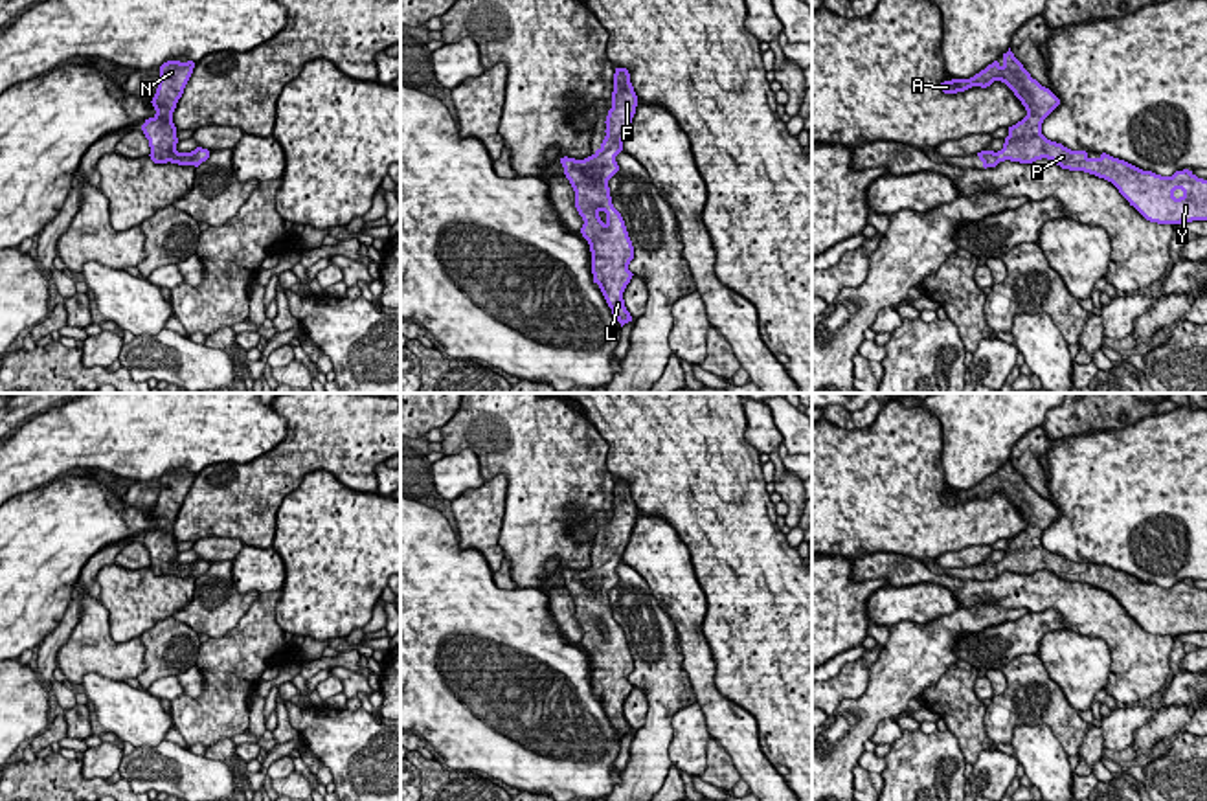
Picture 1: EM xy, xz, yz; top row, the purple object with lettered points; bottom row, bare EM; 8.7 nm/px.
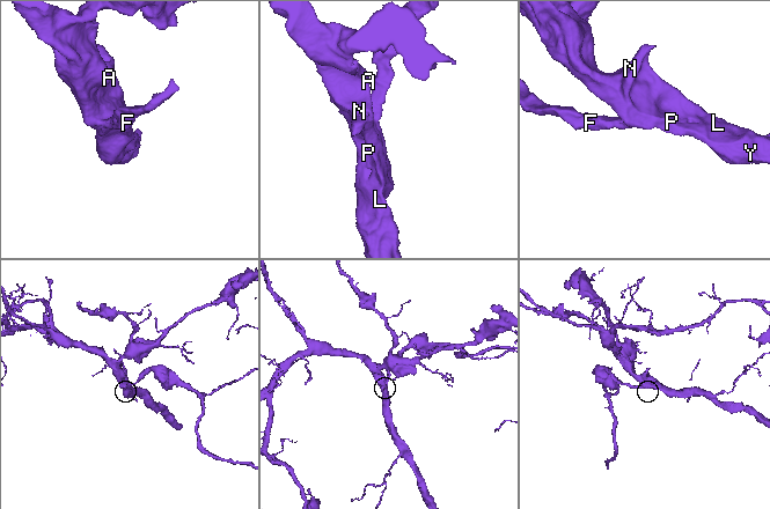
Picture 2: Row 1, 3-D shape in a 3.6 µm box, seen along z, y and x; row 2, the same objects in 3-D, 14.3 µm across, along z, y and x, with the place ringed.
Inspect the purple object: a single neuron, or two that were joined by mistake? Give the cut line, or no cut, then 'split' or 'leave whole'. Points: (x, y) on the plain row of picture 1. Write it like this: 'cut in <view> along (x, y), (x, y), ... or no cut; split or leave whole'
no cut; leave whole

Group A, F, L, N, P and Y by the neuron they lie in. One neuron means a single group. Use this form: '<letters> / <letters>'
A F L N P Y

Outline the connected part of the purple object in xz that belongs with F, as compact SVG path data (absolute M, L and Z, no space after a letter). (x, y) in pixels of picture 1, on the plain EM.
M615 479L612 520L601 558L584 571L560 570L564 586L575 603L575 619L582 628L582 649L592 663L593 694L599 696L621 739L632 733L623 704L632 691L628 682L634 658L621 625L614 619L608 592L619 582L615 568L636 525L637 507L626 479Z

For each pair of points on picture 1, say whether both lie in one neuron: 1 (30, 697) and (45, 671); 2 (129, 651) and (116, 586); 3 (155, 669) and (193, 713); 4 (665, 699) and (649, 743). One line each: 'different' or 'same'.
1: different
2: different
3: different
4: same

